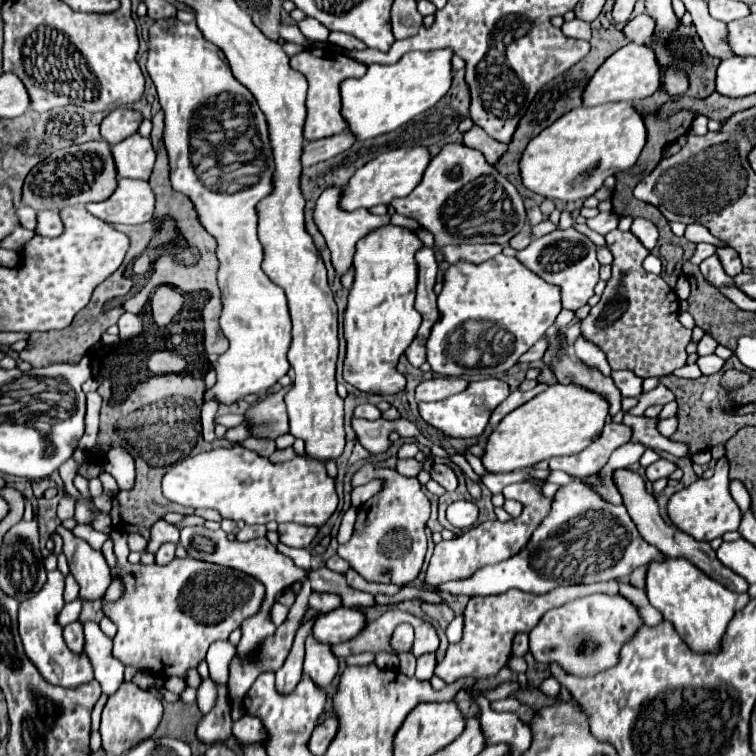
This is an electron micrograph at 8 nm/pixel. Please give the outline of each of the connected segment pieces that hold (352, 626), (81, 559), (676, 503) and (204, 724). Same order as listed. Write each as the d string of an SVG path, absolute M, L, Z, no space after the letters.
M340 606L328 614L322 614L314 622L314 634L324 644L340 644L352 640L366 628L366 616L358 608Z
M58 526L56 534L60 534L64 540L64 554L68 558L70 572L80 586L80 598L82 600L102 598L112 582L110 566L106 564L102 552L94 550L86 540L76 538L64 526Z
M720 458L715 466L712 478L702 480L702 482L699 478L690 486L686 486L686 488L672 494L672 498L668 500L668 518L672 520L672 524L678 530L682 530L682 532L686 532L692 538L702 540L702 542L712 542L714 538L720 538L730 530L738 530L742 512L730 496L729 481L728 459Z
M218 686L218 702L210 714L206 714L198 724L198 738L206 744L224 742L232 736L232 718L230 718L230 700L228 688Z

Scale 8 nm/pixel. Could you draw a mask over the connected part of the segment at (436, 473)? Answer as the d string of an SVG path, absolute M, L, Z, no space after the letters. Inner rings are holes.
M436 462L434 464L434 470L430 472L430 476L434 476L432 480L436 480L440 486L444 486L448 492L450 490L456 490L456 486L458 486L458 478L456 478L456 474L454 474L454 470L448 466L448 464L442 464L442 462ZM440 466L446 466L448 470L442 470Z

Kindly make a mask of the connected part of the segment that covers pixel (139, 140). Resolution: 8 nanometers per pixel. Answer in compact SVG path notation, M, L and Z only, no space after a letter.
M132 134L126 140L112 146L112 154L116 160L118 176L148 180L154 168L156 152L152 148L150 138L140 134Z

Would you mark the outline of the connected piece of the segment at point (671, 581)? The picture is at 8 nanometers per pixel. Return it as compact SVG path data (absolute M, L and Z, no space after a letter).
M666 558L662 564L650 564L646 576L646 594L650 604L662 612L664 620L672 622L688 648L698 654L718 652L728 622L750 602L748 594L736 594L722 584L716 584L704 572L696 570L696 566L692 566L688 560L680 558Z

